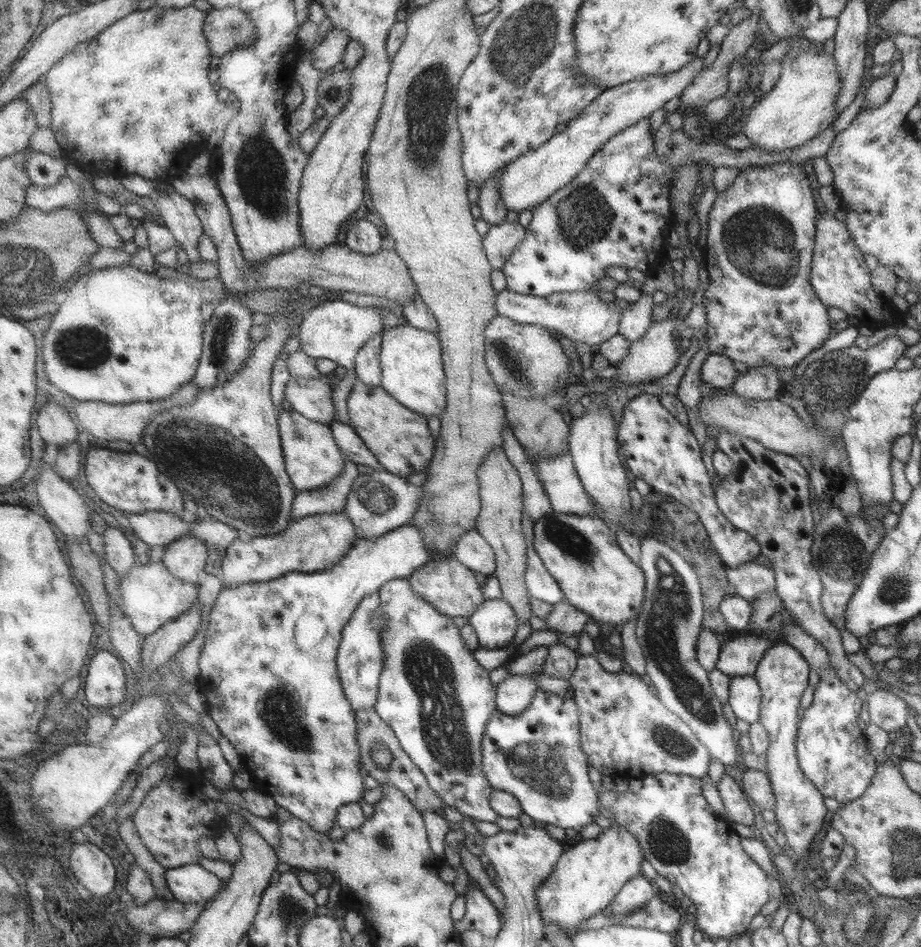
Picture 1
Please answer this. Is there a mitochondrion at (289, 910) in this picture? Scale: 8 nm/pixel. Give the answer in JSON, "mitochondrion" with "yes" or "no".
{"mitochondrion":"yes"}

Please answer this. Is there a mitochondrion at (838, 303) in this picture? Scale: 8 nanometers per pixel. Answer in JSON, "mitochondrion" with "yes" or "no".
{"mitochondrion":"no"}

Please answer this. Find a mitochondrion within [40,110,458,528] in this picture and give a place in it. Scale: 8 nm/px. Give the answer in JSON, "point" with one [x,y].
{"point":[261,172]}

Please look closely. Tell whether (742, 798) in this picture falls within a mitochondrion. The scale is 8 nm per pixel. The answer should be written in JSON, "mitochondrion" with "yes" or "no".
{"mitochondrion":"no"}

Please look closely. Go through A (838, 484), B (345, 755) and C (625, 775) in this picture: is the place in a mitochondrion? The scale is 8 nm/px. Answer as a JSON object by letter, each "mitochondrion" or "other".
{"A":"other","B":"other","C":"other"}

